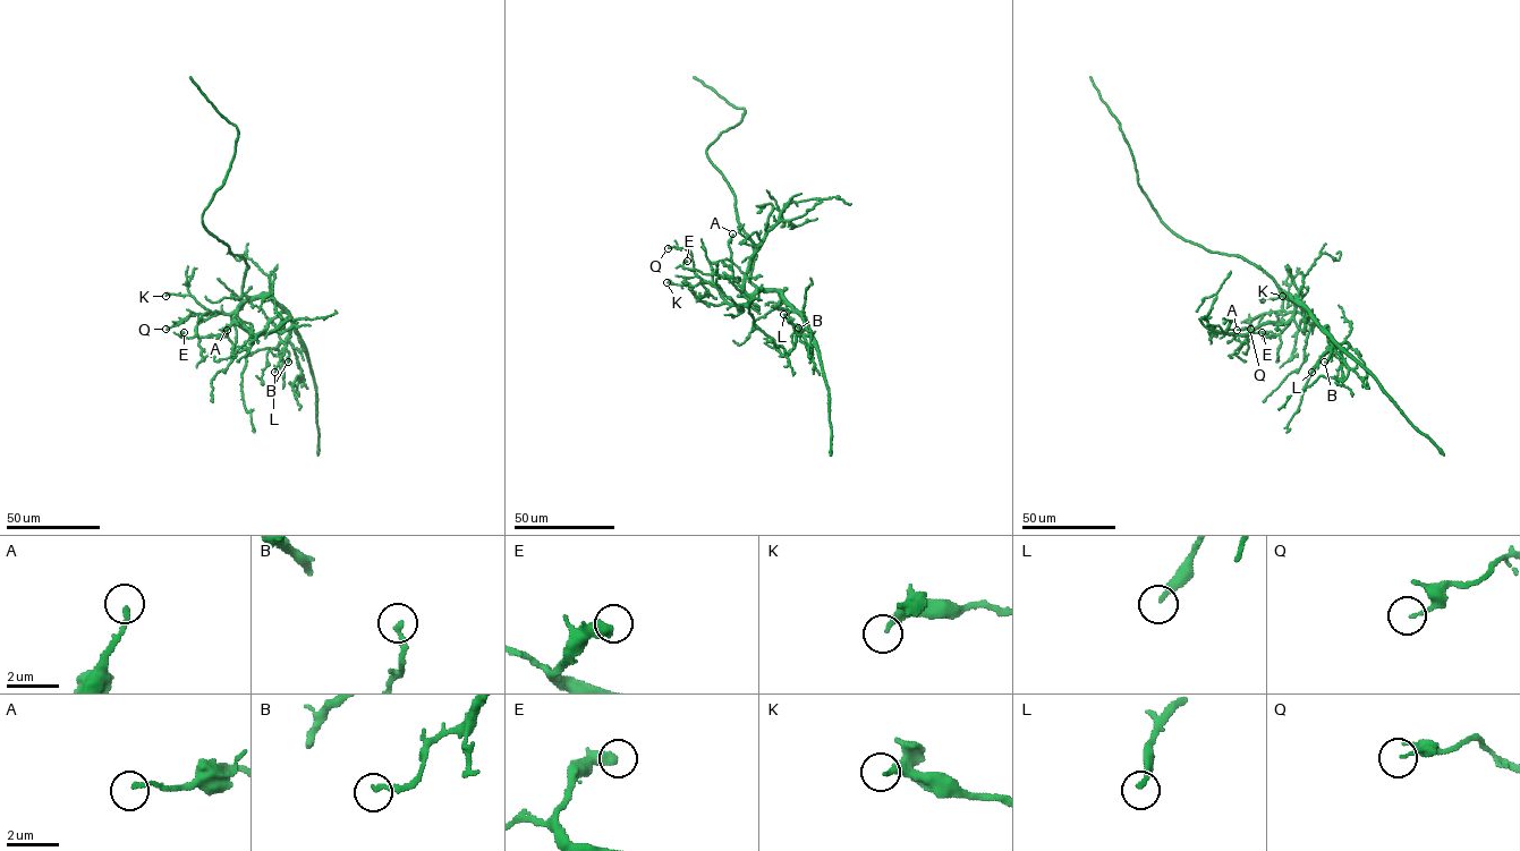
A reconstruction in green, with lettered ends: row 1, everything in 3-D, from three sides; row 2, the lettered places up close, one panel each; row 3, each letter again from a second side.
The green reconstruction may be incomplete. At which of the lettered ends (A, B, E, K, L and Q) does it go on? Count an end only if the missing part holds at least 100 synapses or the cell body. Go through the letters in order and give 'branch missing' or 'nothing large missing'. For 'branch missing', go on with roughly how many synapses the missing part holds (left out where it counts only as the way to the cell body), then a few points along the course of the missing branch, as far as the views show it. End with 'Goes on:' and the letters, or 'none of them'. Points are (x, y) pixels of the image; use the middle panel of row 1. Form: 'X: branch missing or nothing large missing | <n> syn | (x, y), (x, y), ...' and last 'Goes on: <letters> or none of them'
A: nothing large missing
B: nothing large missing
E: nothing large missing
K: nothing large missing
L: nothing large missing
Q: nothing large missing
Goes on: none of them

